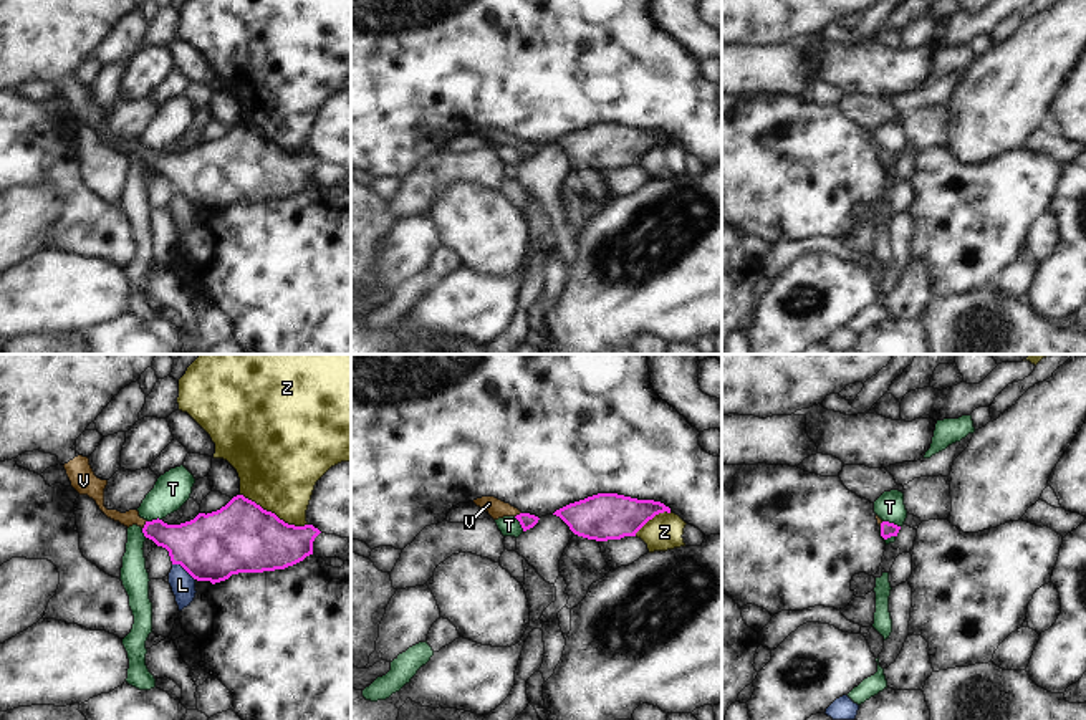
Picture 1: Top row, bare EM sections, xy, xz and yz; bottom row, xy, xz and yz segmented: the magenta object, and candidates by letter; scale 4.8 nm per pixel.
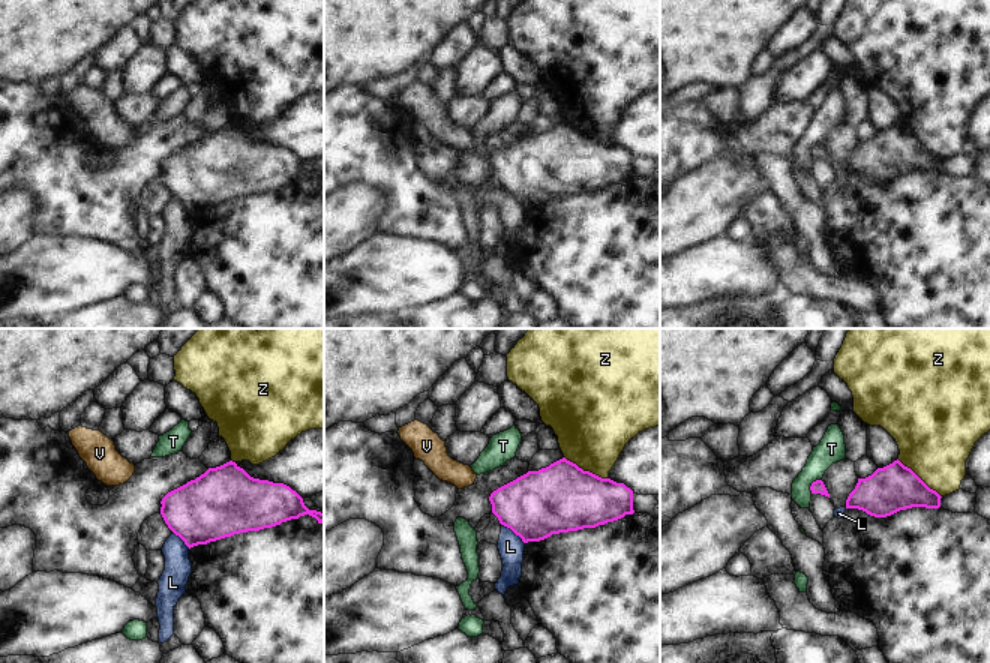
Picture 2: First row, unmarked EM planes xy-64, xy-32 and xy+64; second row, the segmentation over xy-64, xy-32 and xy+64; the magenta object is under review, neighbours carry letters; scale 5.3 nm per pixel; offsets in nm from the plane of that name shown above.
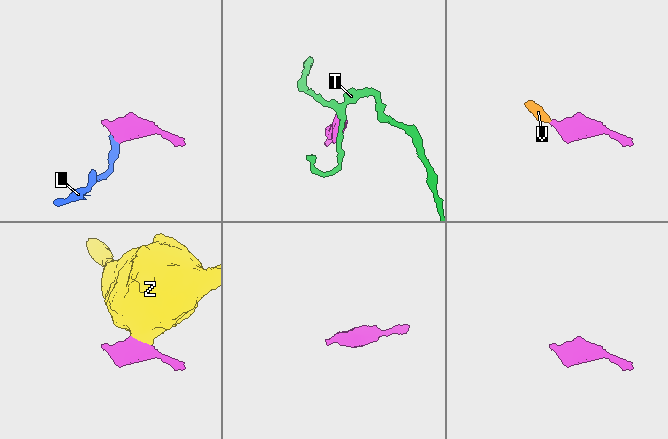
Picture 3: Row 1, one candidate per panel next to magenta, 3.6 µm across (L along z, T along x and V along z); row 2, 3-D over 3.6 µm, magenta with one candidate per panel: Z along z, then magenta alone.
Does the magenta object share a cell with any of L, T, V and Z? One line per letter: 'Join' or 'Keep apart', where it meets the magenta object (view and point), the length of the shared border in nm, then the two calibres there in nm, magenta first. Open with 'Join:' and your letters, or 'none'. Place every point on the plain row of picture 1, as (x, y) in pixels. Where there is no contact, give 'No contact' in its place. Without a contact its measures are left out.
Join: V
L: Keep apart. Touches magenta at xy (184, 197). Shared border 140 nm. Thickness 320 nm (magenta) against 120 nm
T: Keep apart. Touches magenta at yz (891, 153). Shared border 90 nm. Thickness 70 nm (magenta) against 140 nm
V: Join. Touches magenta at xy (144, 154). Shared border 50 nm. Thickness 220 nm (magenta) against 70 nm
Z: Keep apart. Touches magenta at xy (273, 143). Shared border 360 nm. Thickness 340 nm (magenta) against 420 nm

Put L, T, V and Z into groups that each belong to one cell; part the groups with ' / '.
L / T / V / Z

